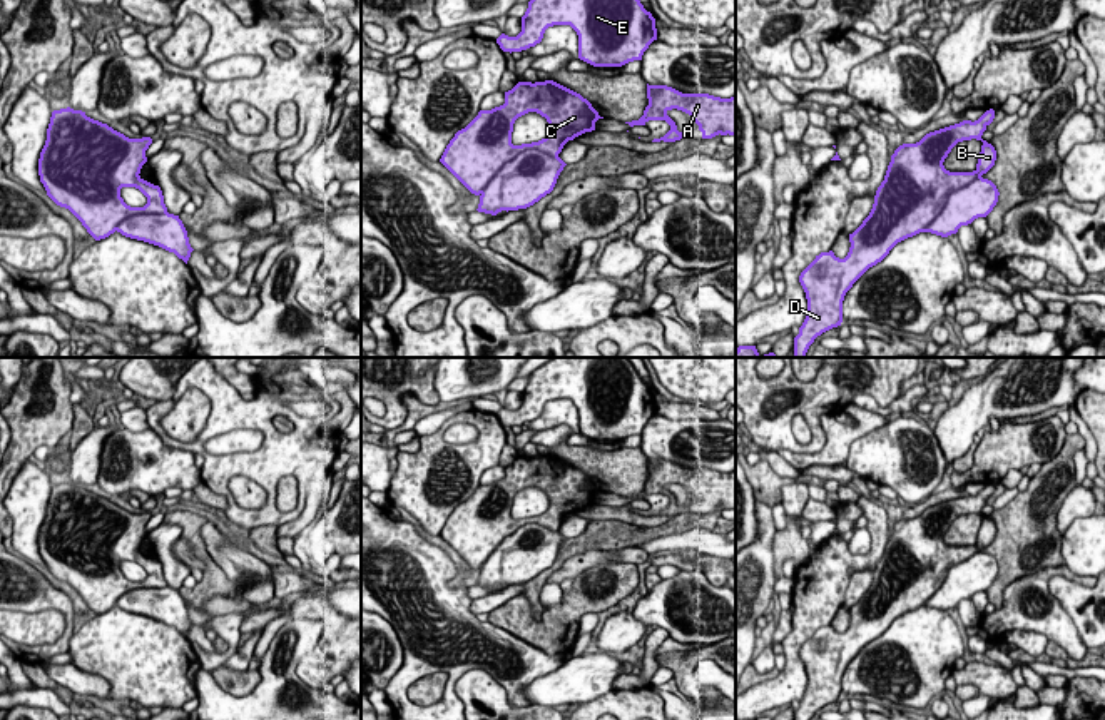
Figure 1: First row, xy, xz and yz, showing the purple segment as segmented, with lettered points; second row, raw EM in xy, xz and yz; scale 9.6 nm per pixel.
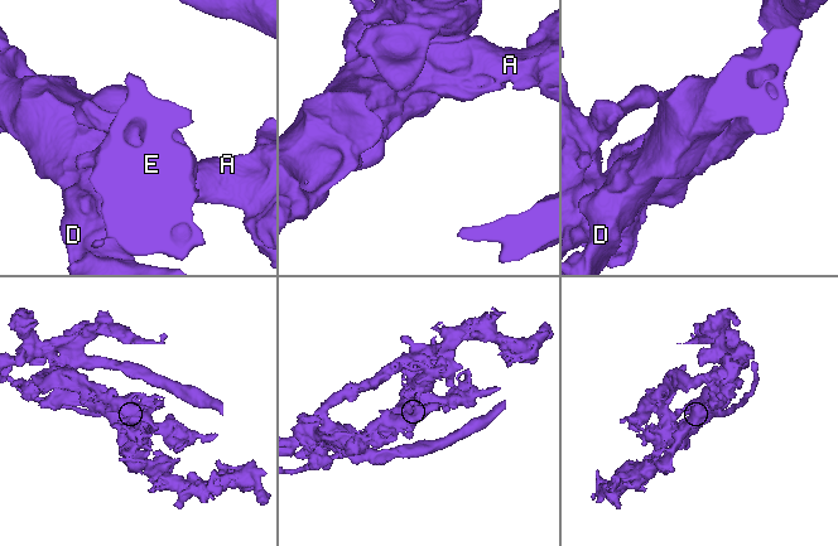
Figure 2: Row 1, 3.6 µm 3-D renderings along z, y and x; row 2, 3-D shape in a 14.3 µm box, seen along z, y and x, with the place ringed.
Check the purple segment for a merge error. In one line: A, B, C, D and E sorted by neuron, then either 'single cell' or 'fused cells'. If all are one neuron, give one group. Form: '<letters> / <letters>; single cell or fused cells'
A B C D / E; fused cells

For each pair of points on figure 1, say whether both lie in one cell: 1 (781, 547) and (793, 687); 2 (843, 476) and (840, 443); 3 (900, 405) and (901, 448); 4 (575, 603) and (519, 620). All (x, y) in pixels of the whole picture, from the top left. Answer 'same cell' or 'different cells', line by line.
1: different cells
2: different cells
3: different cells
4: same cell

